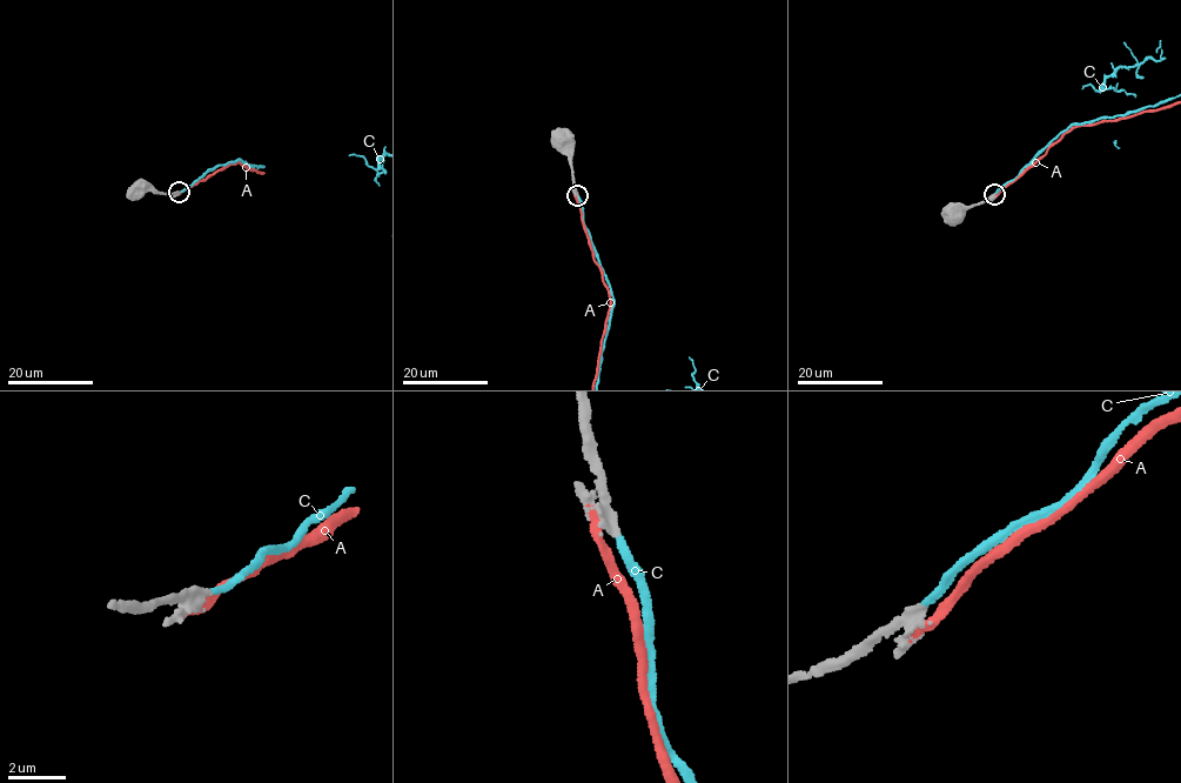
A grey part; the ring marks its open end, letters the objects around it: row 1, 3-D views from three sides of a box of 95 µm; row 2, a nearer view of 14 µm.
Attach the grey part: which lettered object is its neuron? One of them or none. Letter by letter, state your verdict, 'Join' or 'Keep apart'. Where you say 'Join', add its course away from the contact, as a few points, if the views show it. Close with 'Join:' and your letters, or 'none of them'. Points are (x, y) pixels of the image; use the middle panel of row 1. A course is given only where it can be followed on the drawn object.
A: Keep apart
C: Join
Join: C

